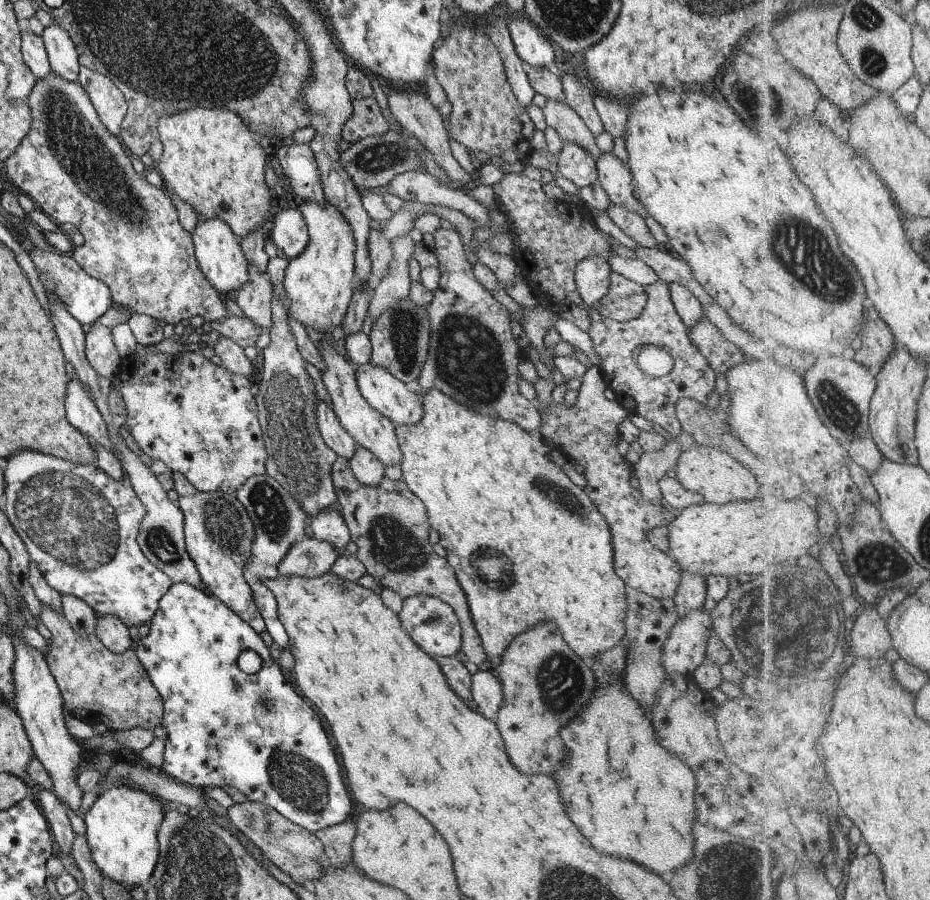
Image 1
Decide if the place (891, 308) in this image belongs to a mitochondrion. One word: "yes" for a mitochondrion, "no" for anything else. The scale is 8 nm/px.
no

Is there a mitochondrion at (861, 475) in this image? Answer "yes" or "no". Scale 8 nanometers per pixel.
no

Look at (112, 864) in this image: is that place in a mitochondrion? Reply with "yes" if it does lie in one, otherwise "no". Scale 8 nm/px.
no

